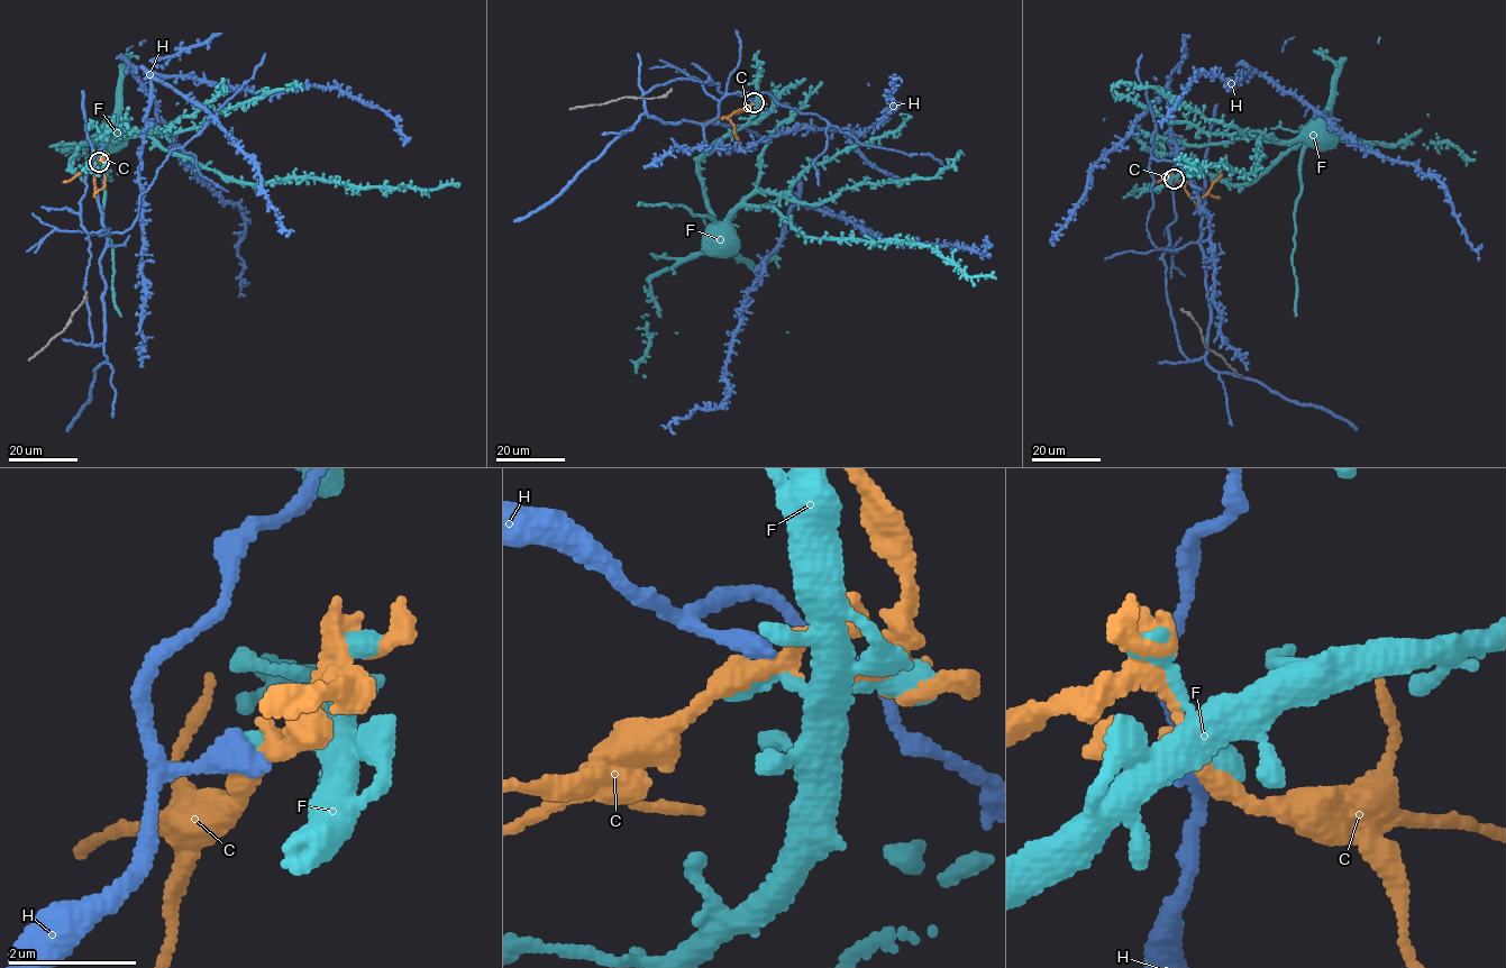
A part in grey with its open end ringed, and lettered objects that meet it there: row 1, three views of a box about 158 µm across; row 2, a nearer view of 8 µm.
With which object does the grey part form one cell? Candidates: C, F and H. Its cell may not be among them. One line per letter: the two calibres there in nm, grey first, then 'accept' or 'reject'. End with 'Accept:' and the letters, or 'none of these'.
C: 60 nm thick on the grey side, 320 nm on the other; reject
F: 60 nm thick on the grey side, 360 nm on the other; reject
H: 60 nm thick on the grey side, 380 nm on the other; reject
Accept: none of these

